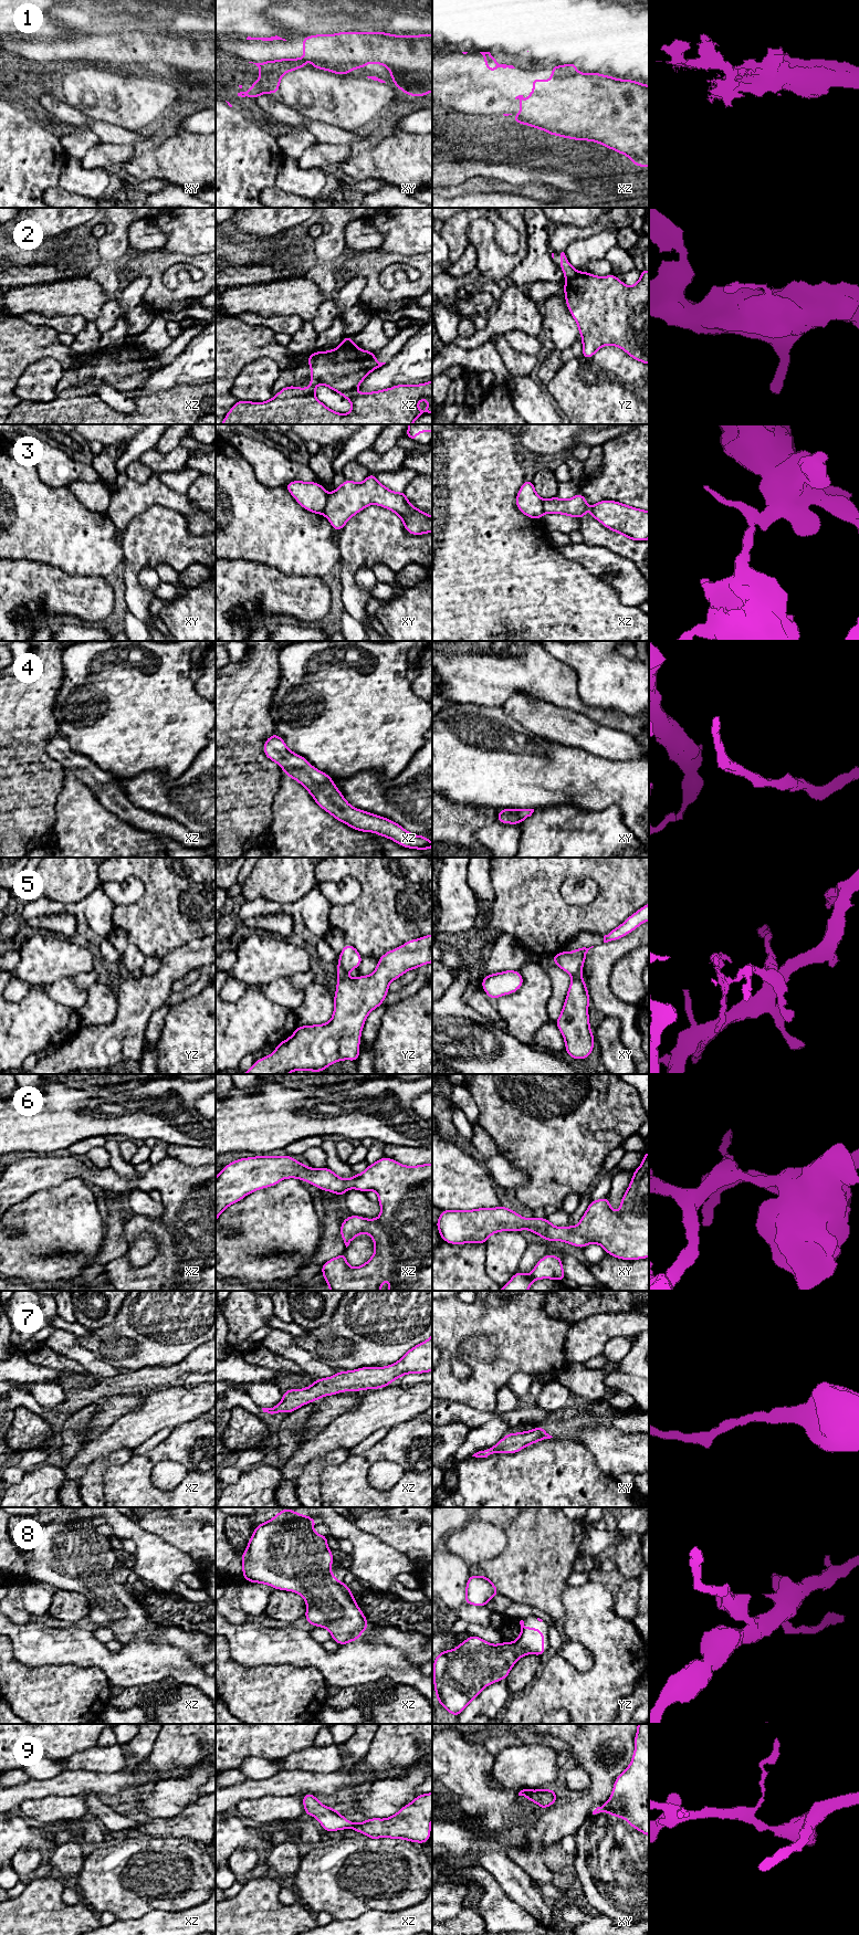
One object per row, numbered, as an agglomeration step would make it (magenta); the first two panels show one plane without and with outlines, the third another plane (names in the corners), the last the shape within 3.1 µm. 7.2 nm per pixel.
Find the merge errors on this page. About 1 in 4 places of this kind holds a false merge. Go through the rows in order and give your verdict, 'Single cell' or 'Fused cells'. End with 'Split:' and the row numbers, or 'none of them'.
1: Single cell
2: Fused cells
3: Fused cells
4: Single cell
5: Fused cells
6: Single cell
7: Single cell
8: Single cell
9: Single cell
Split: 2, 3, 5

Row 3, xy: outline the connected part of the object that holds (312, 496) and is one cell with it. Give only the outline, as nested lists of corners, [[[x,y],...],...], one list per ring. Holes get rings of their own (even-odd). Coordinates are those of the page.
[[[291,481],[285,488],[303,508],[314,514],[323,514],[328,494],[319,483]]]

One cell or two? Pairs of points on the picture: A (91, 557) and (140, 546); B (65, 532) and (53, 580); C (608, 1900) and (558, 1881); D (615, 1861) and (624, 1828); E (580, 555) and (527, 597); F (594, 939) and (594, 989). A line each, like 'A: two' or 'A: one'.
A: two
B: two
C: one
D: one
E: two
F: two

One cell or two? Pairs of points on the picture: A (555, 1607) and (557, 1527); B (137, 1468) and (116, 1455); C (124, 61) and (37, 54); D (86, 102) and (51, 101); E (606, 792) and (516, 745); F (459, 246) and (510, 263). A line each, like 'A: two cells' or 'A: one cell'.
A: one cell
B: two cells
C: one cell
D: two cells
E: one cell
F: two cells

